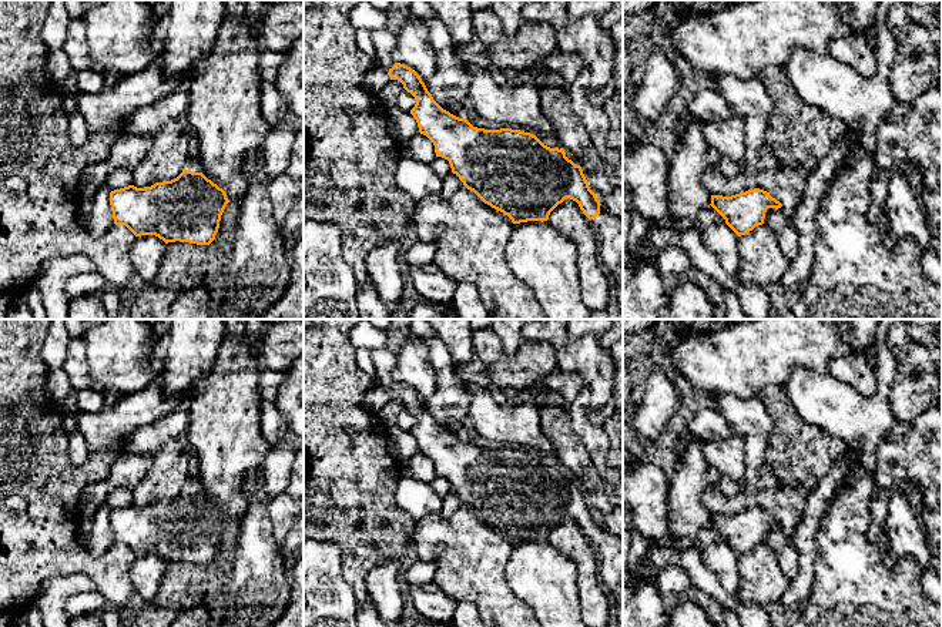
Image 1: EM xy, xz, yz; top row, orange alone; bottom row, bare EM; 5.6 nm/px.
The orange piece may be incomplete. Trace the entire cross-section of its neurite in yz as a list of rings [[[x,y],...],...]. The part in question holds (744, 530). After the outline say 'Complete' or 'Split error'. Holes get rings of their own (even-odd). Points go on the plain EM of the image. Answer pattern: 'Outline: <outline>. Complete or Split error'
Outline: [[[754,507],[731,516],[711,514],[710,523],[725,543],[738,554],[745,554],[764,543],[768,527],[781,527],[782,523],[767,510]]]. Complete

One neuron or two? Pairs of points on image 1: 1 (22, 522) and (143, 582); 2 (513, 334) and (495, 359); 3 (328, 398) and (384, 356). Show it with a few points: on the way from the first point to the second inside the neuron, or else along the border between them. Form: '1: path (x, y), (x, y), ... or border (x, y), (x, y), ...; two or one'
1: border (137, 556), (130, 567), (133, 590); two
2: border (495, 334), (502, 348), (510, 354), (526, 341); two
3: border (374, 376), (376, 384); two

